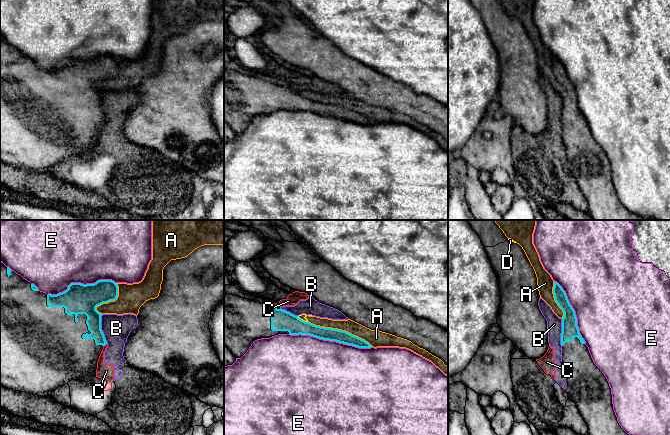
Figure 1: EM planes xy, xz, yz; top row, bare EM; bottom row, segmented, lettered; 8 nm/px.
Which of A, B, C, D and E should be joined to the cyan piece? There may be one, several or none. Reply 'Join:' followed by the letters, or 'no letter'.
Join: no letter

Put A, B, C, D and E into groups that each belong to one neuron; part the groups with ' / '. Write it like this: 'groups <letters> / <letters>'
groups A D / B C / E

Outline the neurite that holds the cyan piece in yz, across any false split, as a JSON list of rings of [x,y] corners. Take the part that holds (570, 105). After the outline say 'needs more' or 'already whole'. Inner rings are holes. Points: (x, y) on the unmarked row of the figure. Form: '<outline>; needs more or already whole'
[[[554,58],[553,70],[564,88],[561,121],[567,159],[565,167],[587,200],[587,212],[593,220],[646,220],[631,213],[619,201],[609,159],[594,140],[579,109],[575,87],[557,58]]]; needs more

